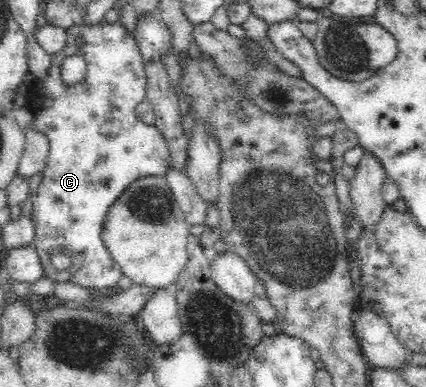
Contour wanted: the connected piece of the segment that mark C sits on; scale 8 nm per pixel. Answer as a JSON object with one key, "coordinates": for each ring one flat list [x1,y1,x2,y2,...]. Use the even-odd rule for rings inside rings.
{"coordinates":[[105,19,101,24,95,24,95,26,89,26,88,24,73,25,67,29,66,35,65,49,61,50,61,53,51,55,49,74,47,74,45,78,37,79,34,83,30,84,27,91,22,91,23,97,25,98,24,105,33,110,33,114,35,114,30,128,41,131,49,141,49,154,45,168,42,172,43,178,38,186,37,196,34,198,31,211,31,215,33,215,33,223,35,223,35,234,33,234,33,242,31,246,36,248,41,264,43,265,44,276,47,276,47,278,50,278,53,282,79,283,83,287,93,289,109,288,117,286,117,282,121,280,123,271,121,271,121,267,119,267,119,265,113,260,113,257,105,248,105,243,103,243,103,239,101,238,101,228,103,228,103,222,105,222,105,214,109,212,109,208,113,206,124,190,127,190,129,184,145,176,165,176,167,170,172,166,172,160,165,137,158,131,154,124,145,124,136,113,137,105,146,99,148,80,144,68,145,64,143,63,143,58,135,37,131,36,118,20,114,23,107,23],[75,55,81,56,86,60,86,76,81,82,77,82,77,84,74,84,73,86,67,86,61,78,61,64,67,56],[55,250,61,250,61,252,63,252,63,250,69,250,69,254,71,254,71,265,66,270,59,271,51,265,49,254,53,254]]}

